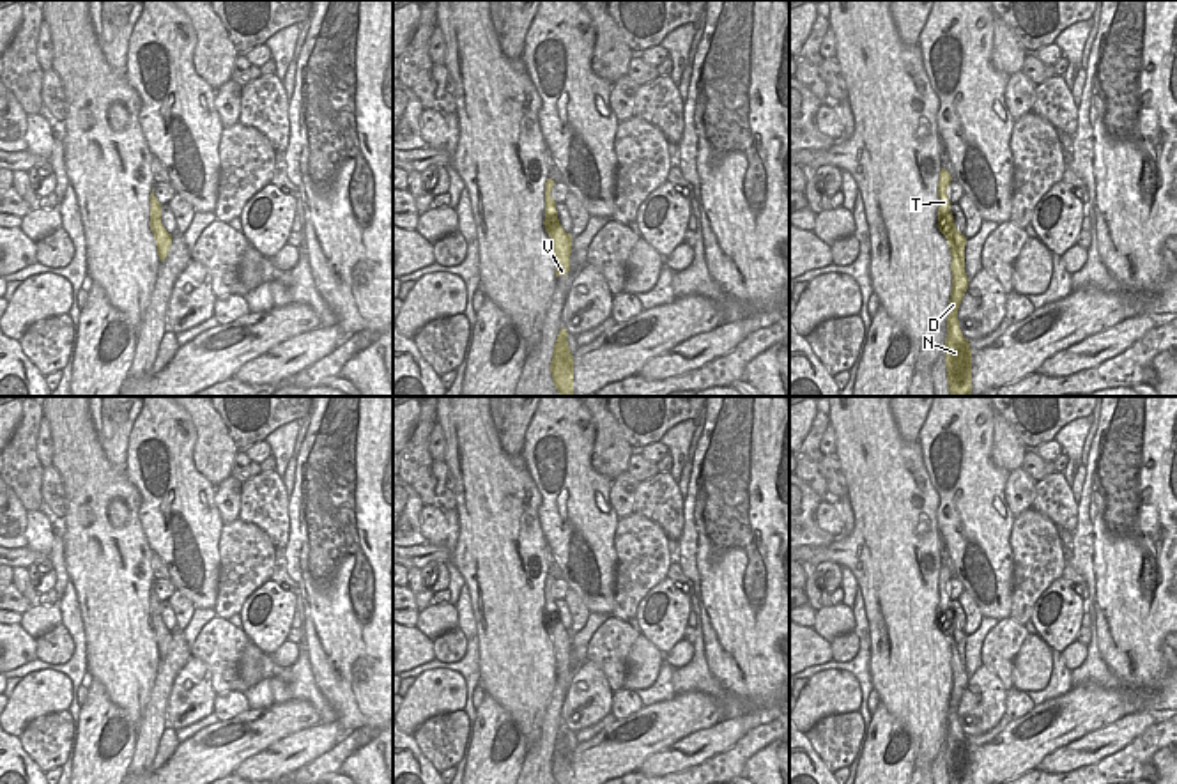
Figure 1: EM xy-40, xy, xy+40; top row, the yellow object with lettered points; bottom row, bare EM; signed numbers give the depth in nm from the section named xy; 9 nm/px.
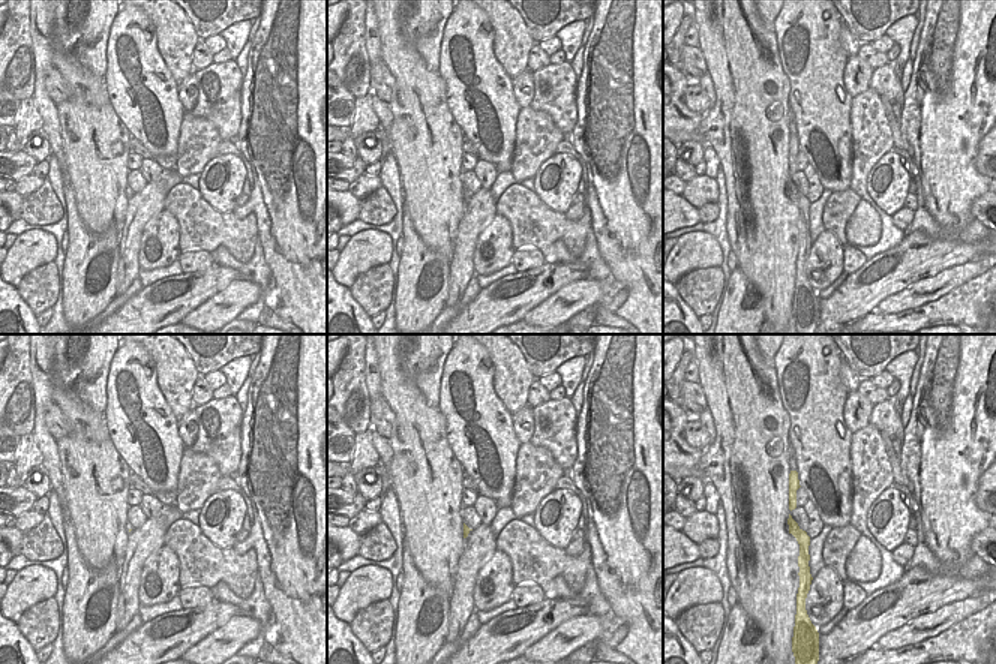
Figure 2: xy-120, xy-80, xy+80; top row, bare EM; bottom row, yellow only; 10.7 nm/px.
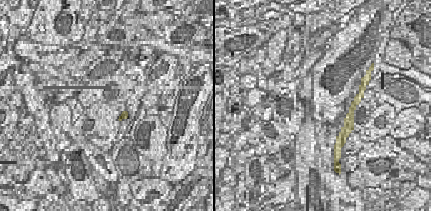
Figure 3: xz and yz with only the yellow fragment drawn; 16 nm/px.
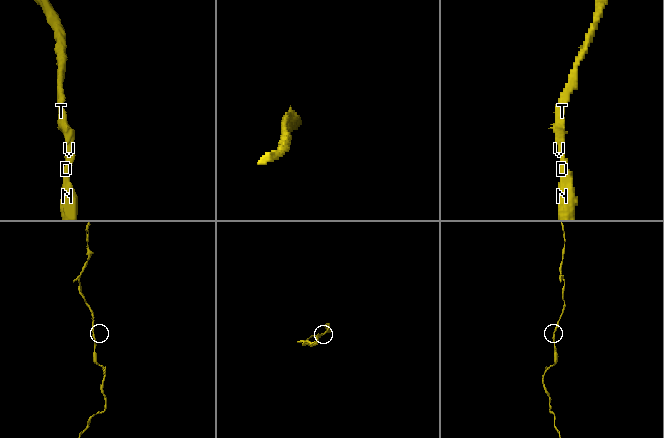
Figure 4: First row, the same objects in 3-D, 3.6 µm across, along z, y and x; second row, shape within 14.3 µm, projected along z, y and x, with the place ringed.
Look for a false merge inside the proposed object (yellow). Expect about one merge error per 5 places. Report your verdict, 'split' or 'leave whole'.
leave whole

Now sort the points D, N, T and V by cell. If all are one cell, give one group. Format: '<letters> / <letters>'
D N T V

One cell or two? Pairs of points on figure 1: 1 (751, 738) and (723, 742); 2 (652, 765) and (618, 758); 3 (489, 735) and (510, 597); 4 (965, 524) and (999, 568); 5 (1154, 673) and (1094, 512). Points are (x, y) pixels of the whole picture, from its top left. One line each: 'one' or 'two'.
1: two
2: two
3: two
4: one
5: one

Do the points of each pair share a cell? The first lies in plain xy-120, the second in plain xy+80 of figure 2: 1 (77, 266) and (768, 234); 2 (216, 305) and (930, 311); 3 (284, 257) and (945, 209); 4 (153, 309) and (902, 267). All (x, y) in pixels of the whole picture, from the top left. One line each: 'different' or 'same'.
1: different
2: different
3: same
4: same

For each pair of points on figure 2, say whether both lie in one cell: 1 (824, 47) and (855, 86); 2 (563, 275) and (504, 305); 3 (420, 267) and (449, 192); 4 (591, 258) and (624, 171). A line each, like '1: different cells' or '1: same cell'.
1: different cells
2: same cell
3: different cells
4: different cells

